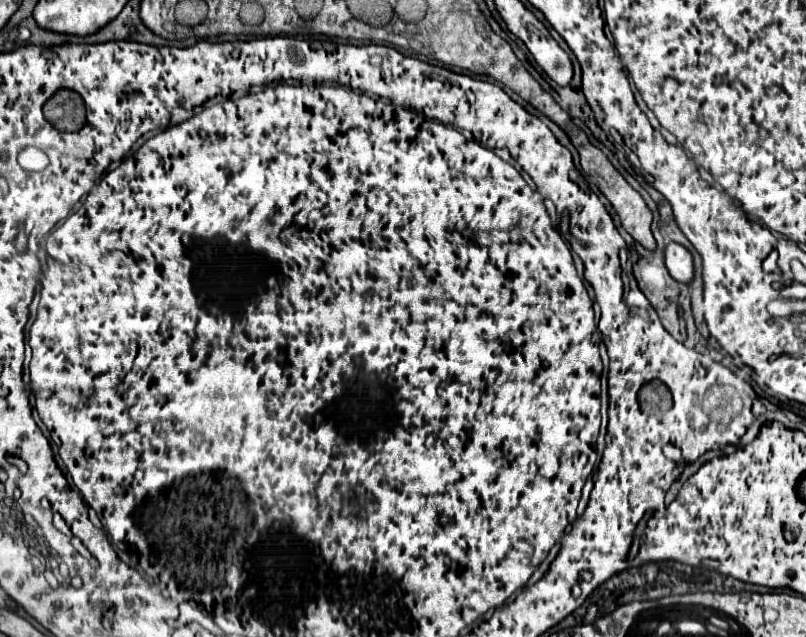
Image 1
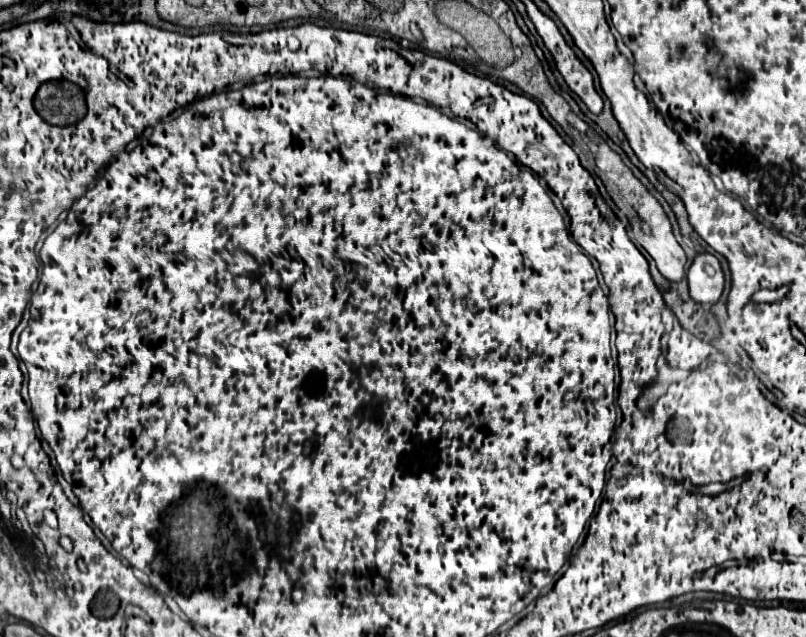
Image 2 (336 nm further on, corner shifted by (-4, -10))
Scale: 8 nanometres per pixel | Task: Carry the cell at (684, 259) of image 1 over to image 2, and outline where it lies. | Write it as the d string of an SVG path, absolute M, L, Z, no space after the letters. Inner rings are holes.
M698 254L688 270L690 296L698 304L714 304L722 296L724 290L724 272L714 254ZM706 266L714 268L714 276L706 274Z

